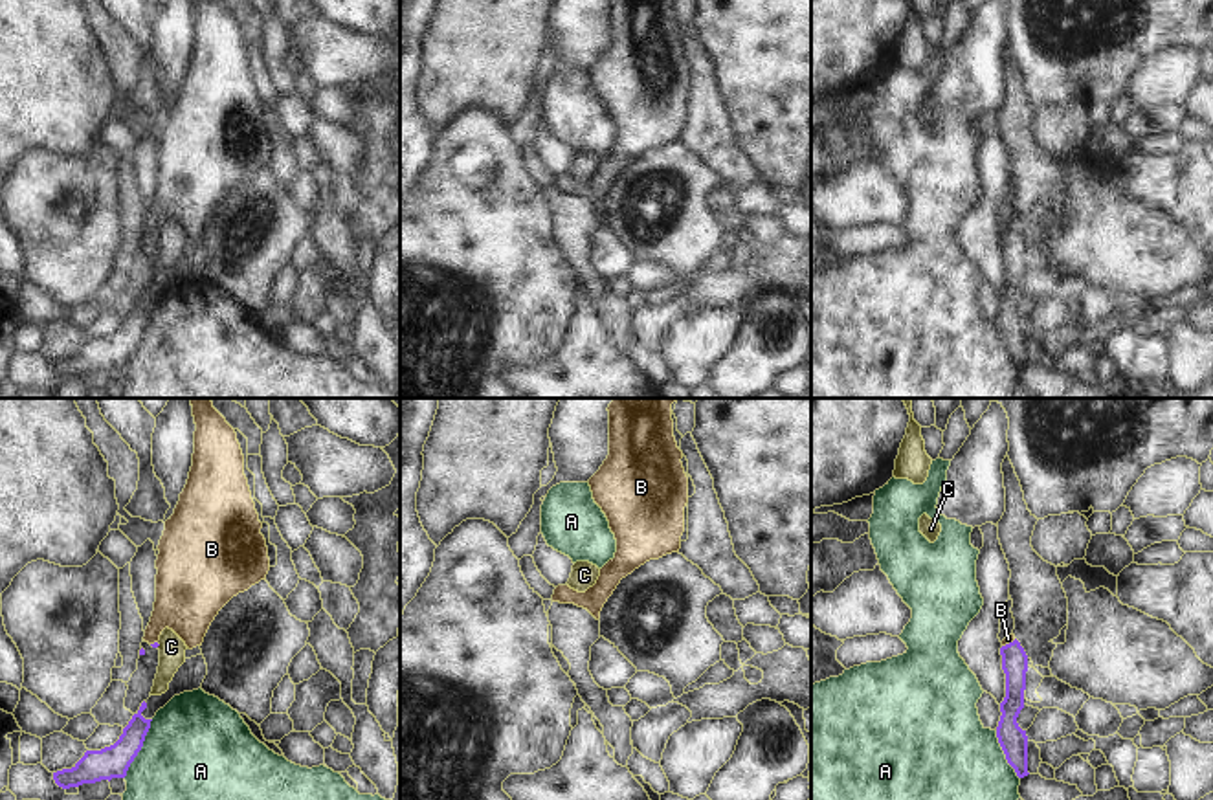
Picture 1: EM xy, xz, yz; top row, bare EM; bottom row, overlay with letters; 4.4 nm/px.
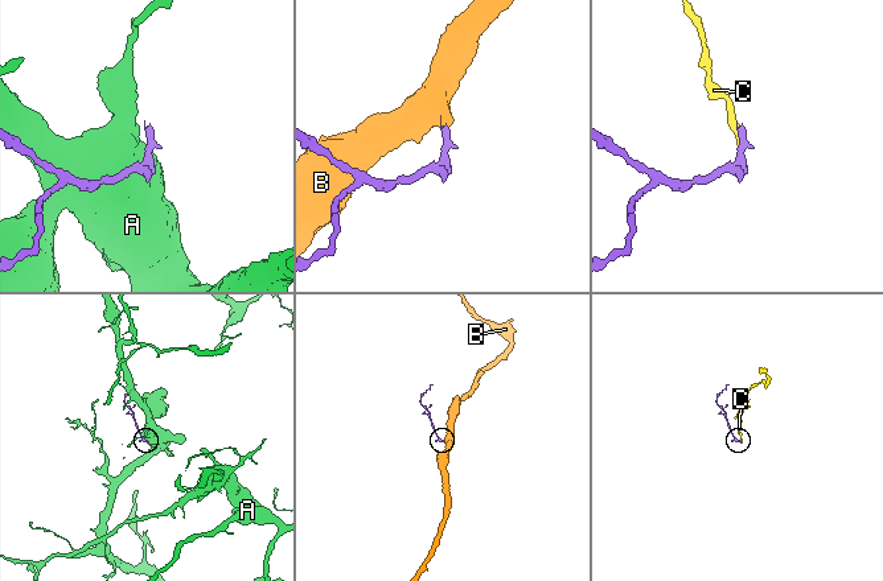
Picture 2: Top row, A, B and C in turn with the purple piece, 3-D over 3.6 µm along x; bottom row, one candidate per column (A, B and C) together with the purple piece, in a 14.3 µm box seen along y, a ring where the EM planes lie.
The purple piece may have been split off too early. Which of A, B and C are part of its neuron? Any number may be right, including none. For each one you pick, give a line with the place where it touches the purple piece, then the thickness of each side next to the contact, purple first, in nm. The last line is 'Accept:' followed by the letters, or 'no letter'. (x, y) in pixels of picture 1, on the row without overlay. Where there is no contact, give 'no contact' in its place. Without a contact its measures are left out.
B: meets purple in yz at (1010, 232); 110 nm thick on the purple side, 40 nm on the other
Accept: B

